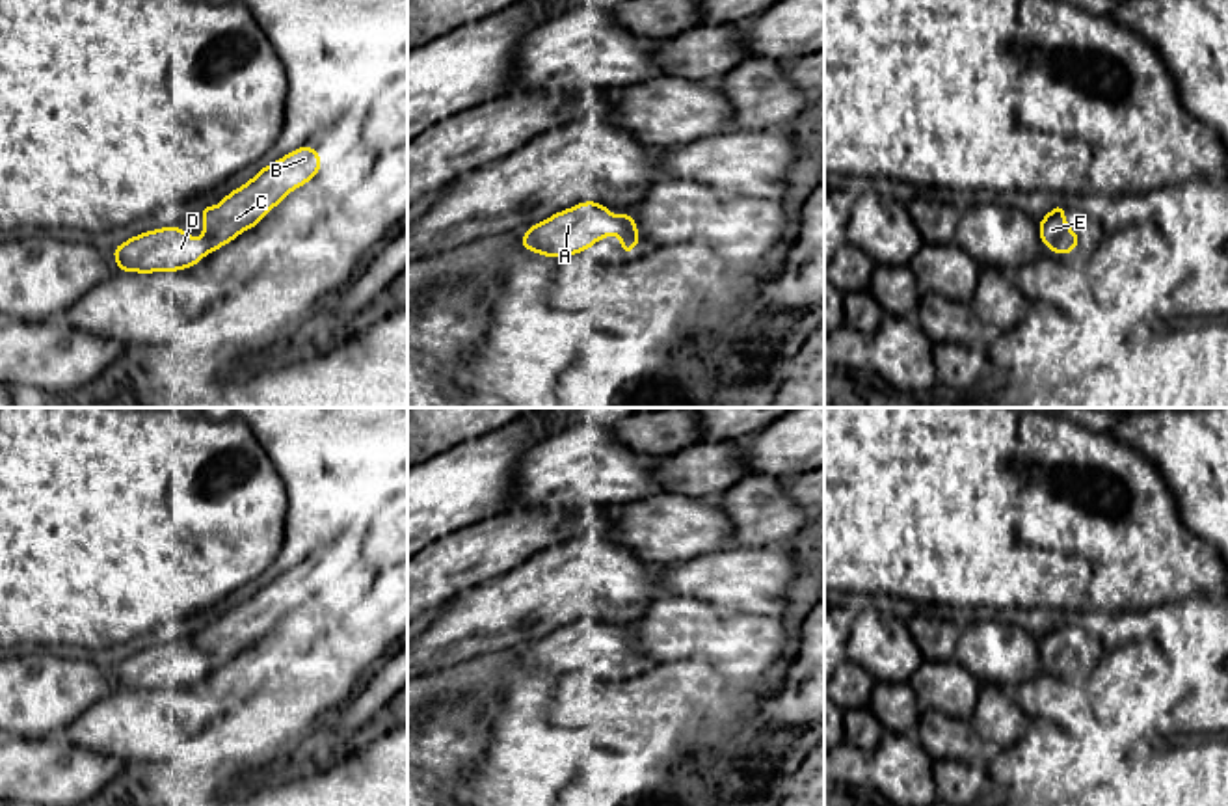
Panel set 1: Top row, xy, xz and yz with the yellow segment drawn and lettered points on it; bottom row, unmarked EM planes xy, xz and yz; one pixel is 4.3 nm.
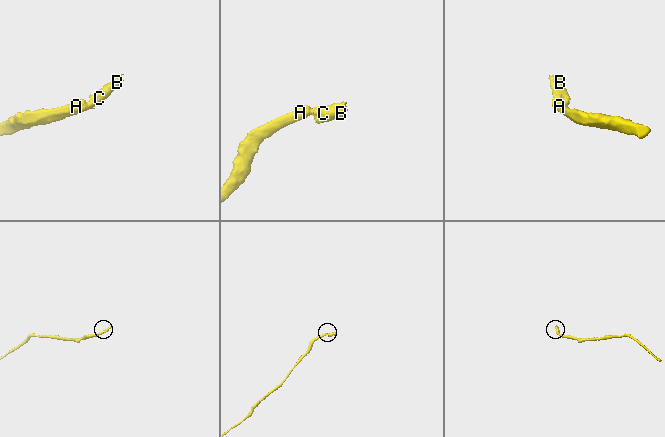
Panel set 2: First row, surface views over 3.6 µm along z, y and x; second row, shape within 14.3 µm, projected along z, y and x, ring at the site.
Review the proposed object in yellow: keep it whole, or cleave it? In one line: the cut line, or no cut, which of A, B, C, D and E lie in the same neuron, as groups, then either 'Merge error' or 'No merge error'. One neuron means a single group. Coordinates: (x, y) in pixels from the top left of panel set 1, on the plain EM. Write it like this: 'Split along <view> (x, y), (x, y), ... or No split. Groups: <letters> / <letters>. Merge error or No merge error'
No split. Groups: A B C D E. No merge error

